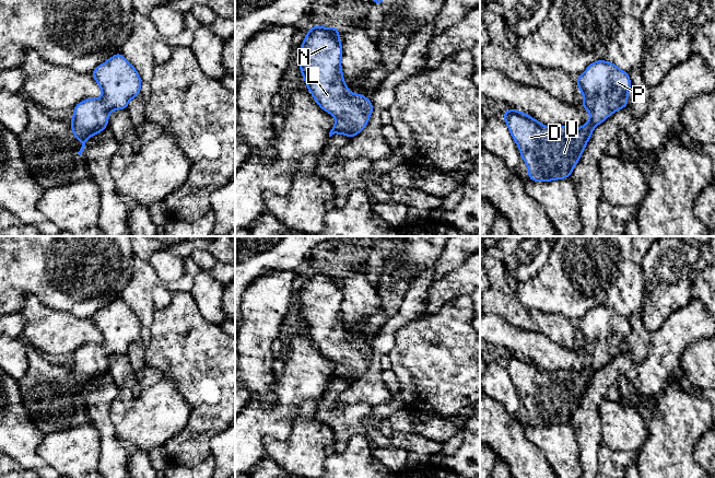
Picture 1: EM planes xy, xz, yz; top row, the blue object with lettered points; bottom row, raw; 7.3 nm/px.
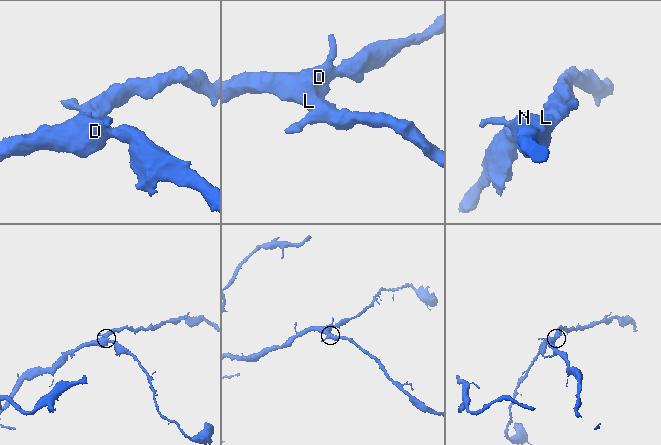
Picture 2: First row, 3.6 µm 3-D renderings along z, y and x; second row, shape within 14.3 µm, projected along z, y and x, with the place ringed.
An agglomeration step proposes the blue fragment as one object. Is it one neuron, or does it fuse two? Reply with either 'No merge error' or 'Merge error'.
No merge error

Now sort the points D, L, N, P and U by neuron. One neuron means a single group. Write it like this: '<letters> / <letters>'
D L N P U

